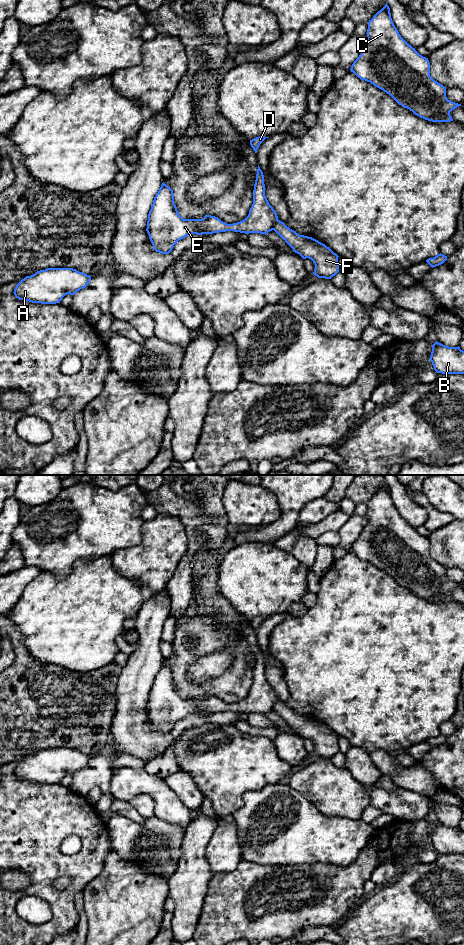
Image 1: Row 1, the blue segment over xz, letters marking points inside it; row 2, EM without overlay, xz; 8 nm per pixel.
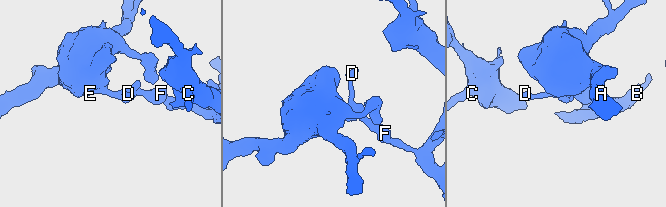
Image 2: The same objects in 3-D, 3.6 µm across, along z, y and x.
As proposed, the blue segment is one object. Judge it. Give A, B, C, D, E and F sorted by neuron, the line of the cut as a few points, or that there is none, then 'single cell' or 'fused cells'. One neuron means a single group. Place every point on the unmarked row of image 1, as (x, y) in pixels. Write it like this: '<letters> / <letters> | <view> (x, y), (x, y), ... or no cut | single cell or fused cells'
A D E / B C F | xz (278, 700), (272, 709) | fused cells

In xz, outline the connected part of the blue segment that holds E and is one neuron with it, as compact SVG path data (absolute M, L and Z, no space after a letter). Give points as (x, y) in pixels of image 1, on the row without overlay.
M258 645L253 670L253 684L248 696L237 703L227 704L218 697L183 699L174 684L173 670L164 662L154 677L148 694L146 711L156 732L169 734L174 725L191 714L213 714L226 711L267 714L278 702L278 696L265 676L264 655Z

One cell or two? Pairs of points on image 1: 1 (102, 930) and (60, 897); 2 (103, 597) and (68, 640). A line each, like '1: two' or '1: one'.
1: two
2: one

